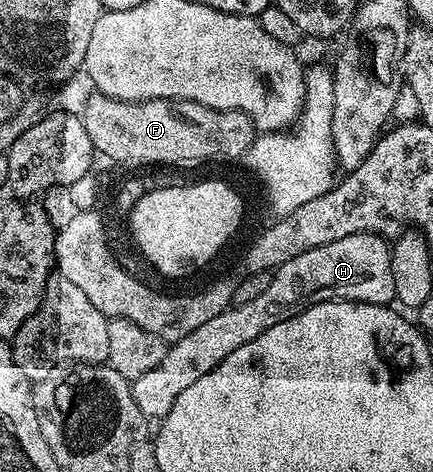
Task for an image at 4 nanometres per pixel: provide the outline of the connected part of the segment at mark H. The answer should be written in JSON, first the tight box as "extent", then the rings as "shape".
{"extent":[131,233,394,419],"shape":[[[380,233],[347,235],[343,239],[335,239],[335,243],[303,251],[303,255],[295,255],[295,259],[287,259],[287,263],[277,266],[268,288],[251,303],[232,304],[215,315],[215,319],[207,319],[207,323],[191,331],[191,335],[183,335],[183,339],[172,342],[166,348],[159,367],[147,371],[147,375],[139,375],[139,379],[131,382],[133,398],[147,419],[160,419],[171,411],[175,399],[179,399],[179,395],[183,395],[191,383],[203,379],[207,371],[219,367],[219,363],[223,363],[231,351],[243,347],[243,343],[251,343],[251,339],[259,339],[263,331],[271,331],[275,323],[283,323],[283,319],[291,319],[304,309],[324,301],[389,305],[394,298],[391,245]]]}

